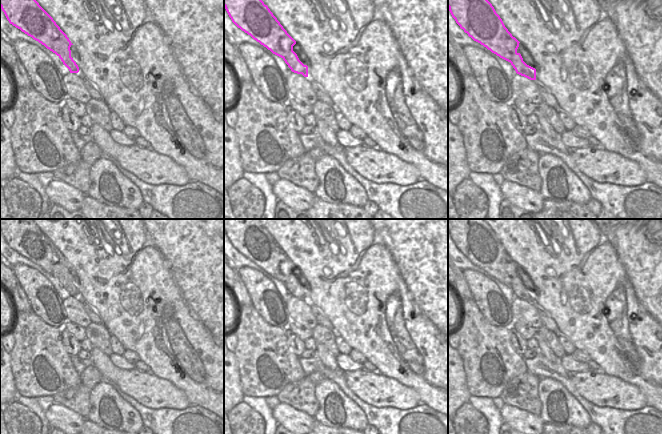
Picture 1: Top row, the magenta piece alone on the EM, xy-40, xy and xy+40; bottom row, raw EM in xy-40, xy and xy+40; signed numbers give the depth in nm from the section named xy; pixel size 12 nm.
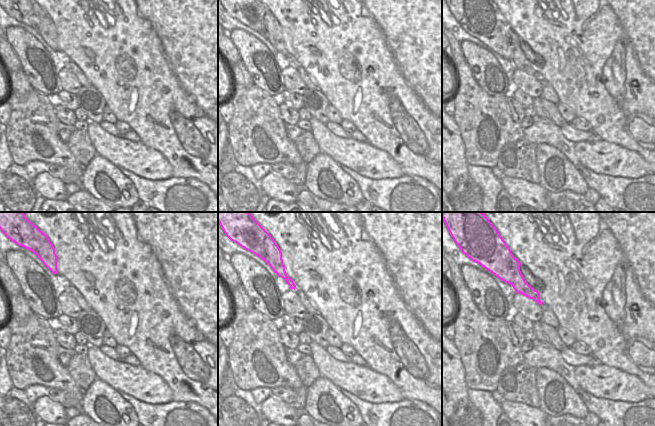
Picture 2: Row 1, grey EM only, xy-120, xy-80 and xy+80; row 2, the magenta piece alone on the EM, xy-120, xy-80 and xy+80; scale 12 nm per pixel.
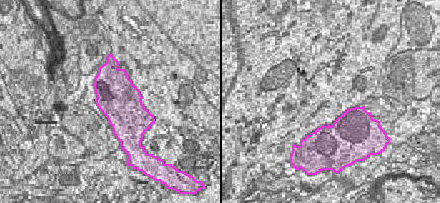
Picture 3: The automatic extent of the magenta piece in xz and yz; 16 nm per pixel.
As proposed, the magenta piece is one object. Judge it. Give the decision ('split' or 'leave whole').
split

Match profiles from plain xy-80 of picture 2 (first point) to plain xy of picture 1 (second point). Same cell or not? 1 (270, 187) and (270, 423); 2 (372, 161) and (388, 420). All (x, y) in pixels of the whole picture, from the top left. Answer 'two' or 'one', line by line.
1: two
2: two

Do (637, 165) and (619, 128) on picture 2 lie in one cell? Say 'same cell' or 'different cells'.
different cells

